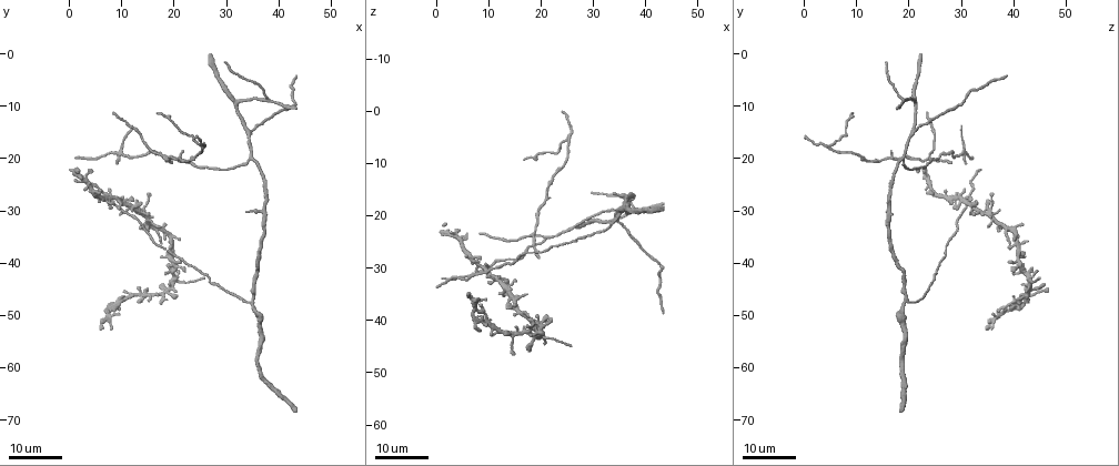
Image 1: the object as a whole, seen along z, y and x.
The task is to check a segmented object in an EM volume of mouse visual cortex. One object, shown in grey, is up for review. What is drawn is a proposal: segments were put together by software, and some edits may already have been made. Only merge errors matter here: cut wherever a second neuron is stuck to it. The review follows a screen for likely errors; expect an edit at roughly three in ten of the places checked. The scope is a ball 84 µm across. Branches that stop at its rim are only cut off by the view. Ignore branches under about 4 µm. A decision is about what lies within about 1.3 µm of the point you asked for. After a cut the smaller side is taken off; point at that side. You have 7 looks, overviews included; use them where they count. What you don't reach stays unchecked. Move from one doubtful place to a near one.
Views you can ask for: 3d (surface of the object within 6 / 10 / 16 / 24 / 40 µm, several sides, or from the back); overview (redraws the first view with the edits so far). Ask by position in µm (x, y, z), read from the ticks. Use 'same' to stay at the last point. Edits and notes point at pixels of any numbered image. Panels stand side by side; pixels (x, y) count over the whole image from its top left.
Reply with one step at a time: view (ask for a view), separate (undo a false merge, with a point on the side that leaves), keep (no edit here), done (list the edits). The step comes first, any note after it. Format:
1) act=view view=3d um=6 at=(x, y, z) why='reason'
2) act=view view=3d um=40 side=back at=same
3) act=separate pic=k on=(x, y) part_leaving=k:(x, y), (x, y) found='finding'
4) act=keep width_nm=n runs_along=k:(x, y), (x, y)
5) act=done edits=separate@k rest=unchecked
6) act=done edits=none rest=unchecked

act=view view=3d um=16 at=(34.5, 20.0, 19.0) why='three-way junction'

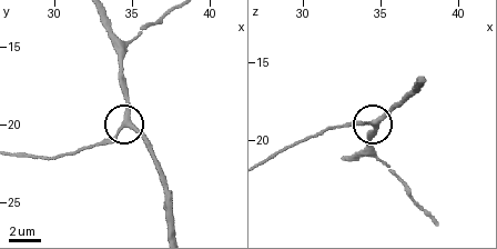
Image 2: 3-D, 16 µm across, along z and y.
act=view view=3d um=6 at=(34.4, 20.2, 18.8) why='closer look'

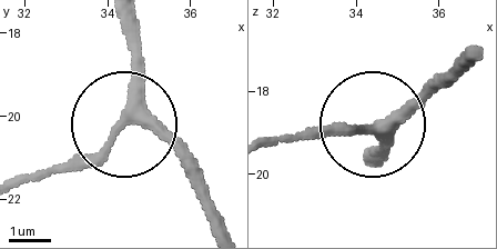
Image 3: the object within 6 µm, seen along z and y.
act=keep side_arm_um=32 arms=3 found='one neuron here'

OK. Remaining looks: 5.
act=view view=3d um=16 at=(10.0, 29.5, 31.0) why='three-way junction'

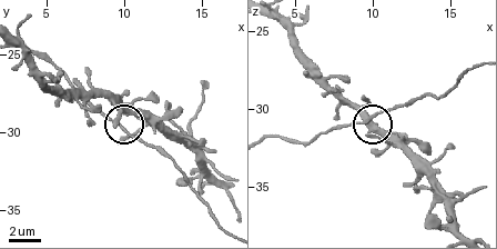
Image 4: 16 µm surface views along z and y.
act=view view=3d um=6 at=same

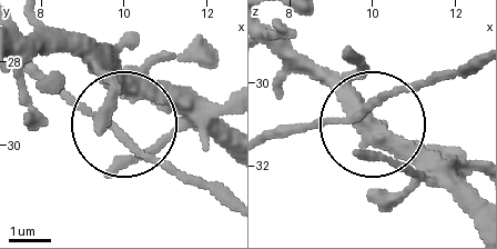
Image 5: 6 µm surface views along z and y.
act=keep side_arm_um=14 runs_along=5:(477, 58), (393, 89), (361, 115), (280, 128) found='one neuron here'

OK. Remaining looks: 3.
act=view view=3d um=16 at=(37.5, 8.5, 18.0) why='arms part here'

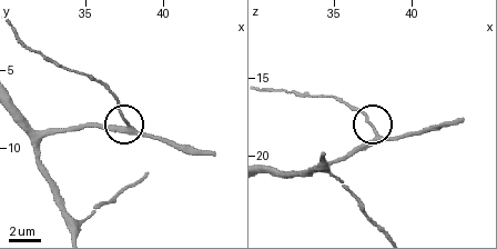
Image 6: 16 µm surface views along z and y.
act=view view=3d um=10 at=(37.6, 8.4, 18.6)

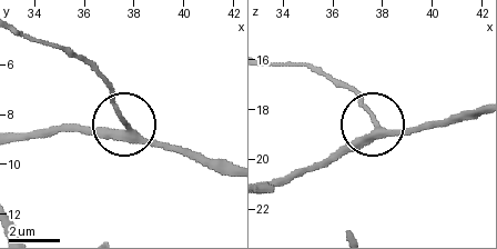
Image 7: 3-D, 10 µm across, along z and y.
act=keep arms=3 runs_along=7:(22, 141), (68, 128), (131, 125), (173, 151) found='all the same neuron'

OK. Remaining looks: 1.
act=done edits=none rest=unchecked

